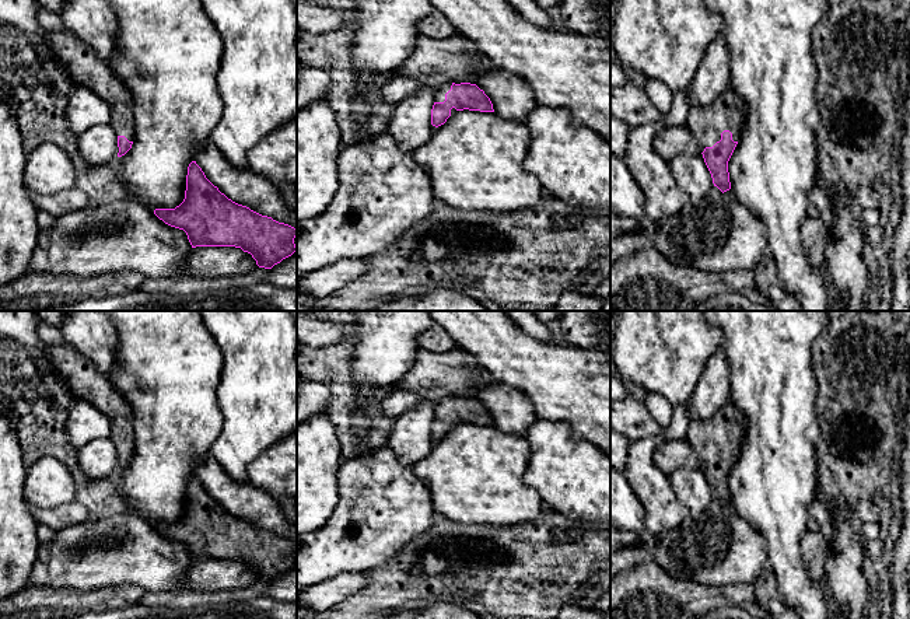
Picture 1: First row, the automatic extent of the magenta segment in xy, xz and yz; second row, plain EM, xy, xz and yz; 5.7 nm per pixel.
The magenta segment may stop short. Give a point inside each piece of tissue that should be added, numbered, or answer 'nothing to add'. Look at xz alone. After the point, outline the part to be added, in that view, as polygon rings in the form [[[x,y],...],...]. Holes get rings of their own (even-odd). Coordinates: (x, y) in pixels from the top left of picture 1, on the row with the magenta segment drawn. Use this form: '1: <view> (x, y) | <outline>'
1: xz (440, 93) | [[[447,83],[444,85],[440,85],[438,88],[435,88],[435,94],[434,94],[434,102],[444,102],[445,101],[445,94],[451,90],[452,83]]]

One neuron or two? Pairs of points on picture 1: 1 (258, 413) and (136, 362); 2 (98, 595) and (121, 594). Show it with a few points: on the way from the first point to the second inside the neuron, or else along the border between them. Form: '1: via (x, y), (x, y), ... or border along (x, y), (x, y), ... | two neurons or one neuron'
1: border along (223, 364), (217, 387), (220, 429) | two neurons
2: via (104, 595), (115, 595) | one neuron

